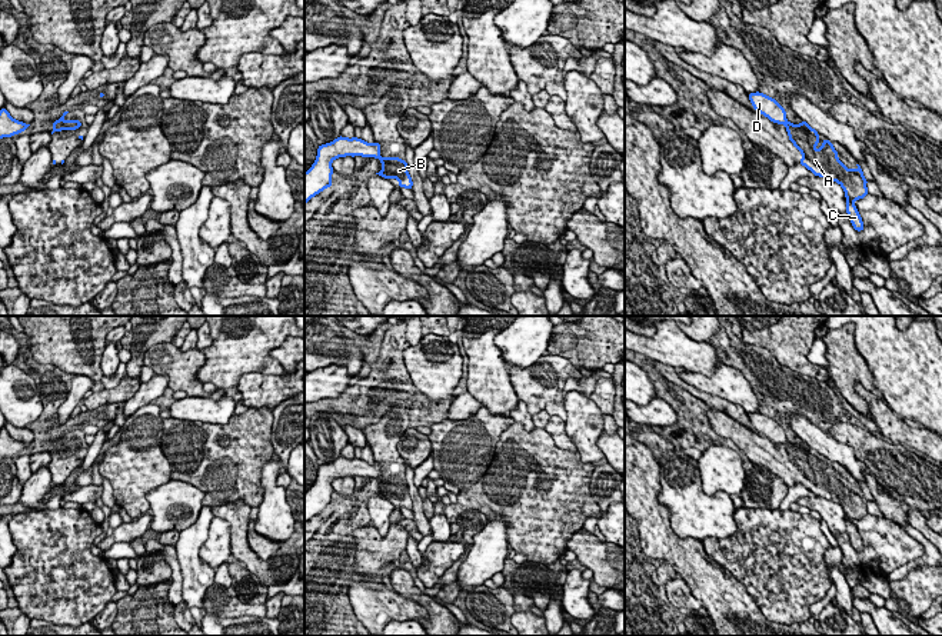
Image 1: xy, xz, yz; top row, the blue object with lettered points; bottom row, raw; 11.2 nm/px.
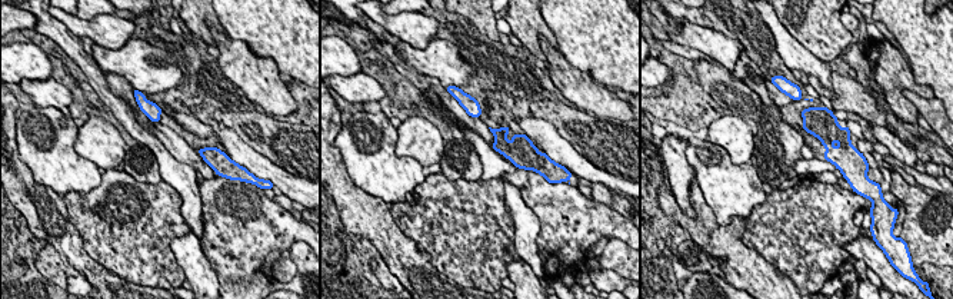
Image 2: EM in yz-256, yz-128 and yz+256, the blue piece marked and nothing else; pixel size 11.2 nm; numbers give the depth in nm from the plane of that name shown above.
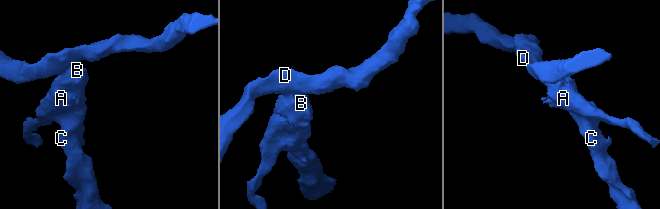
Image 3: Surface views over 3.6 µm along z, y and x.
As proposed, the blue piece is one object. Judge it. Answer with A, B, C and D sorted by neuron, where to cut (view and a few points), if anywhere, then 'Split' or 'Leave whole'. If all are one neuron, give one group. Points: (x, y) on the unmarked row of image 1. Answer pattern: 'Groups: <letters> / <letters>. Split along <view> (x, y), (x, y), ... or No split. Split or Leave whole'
Groups: A B C / D. Split along xz (376, 476), (379, 478). Split

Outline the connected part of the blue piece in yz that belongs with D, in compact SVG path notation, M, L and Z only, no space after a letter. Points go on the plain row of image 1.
M759 412L749 413L748 416L756 432L762 433L773 443L778 443L778 444L786 443L786 432L775 419L766 414L762 414Z

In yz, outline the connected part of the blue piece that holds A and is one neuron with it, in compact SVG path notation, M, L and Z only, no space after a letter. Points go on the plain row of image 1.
M802 440L800 444L785 443L789 460L802 473L803 479L799 480L815 496L833 500L842 506L846 516L846 533L855 550L863 550L863 542L853 525L855 520L863 519L868 515L863 492L859 485L856 490L849 490L839 479L838 472L833 469L832 462L823 459L823 466L816 472L819 453L809 447Z

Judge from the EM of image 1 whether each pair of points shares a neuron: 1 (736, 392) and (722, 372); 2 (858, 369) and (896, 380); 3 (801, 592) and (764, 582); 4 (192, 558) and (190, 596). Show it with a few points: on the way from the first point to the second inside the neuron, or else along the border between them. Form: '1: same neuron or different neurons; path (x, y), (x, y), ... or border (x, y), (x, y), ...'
1: same neuron; path (734, 388), (724, 376)
2: different neurons; border (854, 345), (865, 360), (875, 388)
3: same neuron; path (792, 589), (785, 589), (778, 582), (772, 582)
4: same neuron; path (192, 568), (193, 586)

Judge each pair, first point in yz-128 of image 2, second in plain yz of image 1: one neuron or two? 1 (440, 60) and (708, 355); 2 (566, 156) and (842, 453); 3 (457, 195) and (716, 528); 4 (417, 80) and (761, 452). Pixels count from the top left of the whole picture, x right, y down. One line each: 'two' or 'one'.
1: two
2: one
3: two
4: two

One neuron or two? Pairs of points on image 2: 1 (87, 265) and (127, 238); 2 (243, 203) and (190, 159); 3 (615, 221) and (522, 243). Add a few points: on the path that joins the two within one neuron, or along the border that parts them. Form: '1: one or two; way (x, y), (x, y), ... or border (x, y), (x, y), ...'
1: two; border (77, 229), (83, 248), (119, 276)
2: two; border (216, 175), (205, 179)
3: two; border (537, 246), (543, 276)

